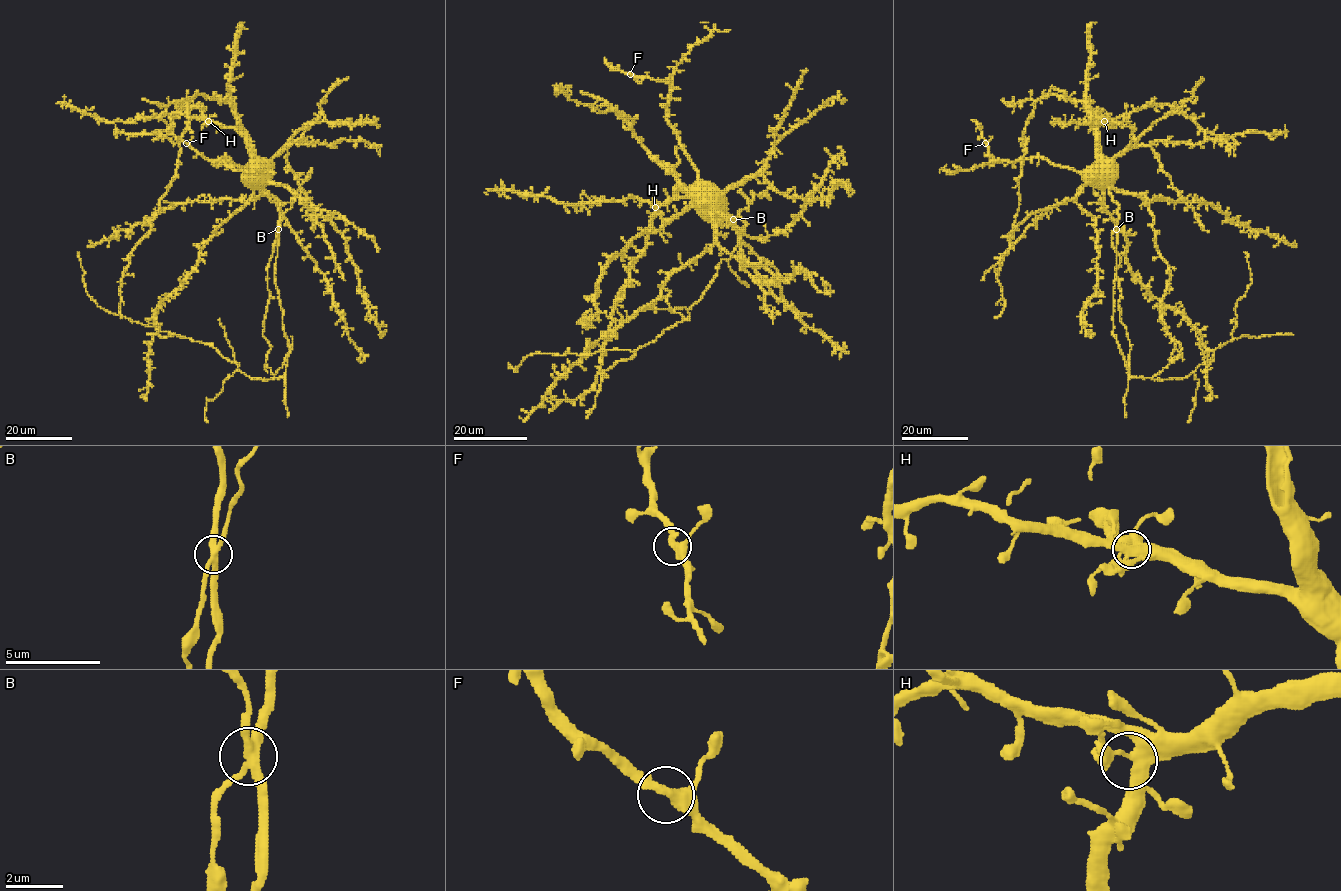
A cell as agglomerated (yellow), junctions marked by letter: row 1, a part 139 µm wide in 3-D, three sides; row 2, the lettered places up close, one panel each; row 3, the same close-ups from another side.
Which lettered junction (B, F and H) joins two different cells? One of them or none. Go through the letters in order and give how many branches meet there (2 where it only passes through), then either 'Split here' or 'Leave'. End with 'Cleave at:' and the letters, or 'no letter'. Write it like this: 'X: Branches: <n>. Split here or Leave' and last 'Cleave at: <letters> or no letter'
B: Branches: 4. Split here
F: Branches: 3. Leave
H: Branches: 4. Leave
Cleave at: B

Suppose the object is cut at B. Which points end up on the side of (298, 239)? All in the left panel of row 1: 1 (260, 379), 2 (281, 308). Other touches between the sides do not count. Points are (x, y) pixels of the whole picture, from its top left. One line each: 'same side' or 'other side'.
1: same side
2: same side

